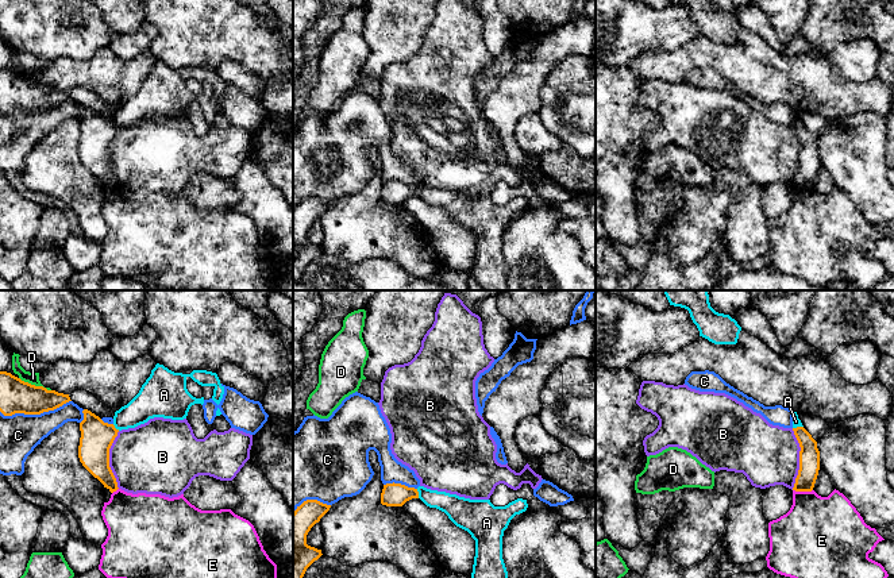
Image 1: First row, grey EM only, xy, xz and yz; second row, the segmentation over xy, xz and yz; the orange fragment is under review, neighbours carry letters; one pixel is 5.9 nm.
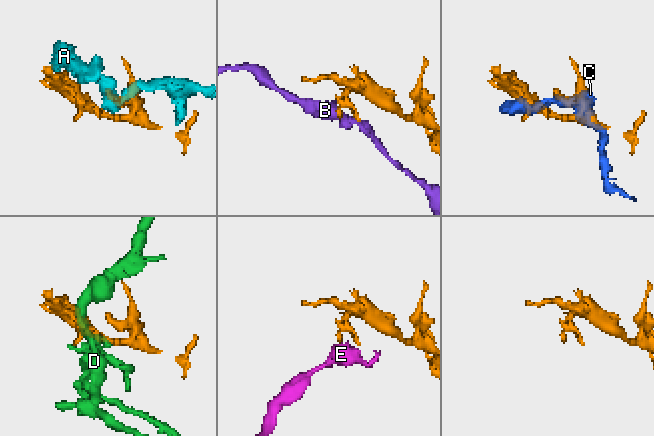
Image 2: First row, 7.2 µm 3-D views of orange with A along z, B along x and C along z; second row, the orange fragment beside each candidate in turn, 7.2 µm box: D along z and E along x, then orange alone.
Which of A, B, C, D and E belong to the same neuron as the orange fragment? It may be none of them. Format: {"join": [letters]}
{"join": []}

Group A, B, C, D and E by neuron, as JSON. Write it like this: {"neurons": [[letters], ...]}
{"neurons": [["A"], ["B"], ["C"], ["D"], ["E"]]}

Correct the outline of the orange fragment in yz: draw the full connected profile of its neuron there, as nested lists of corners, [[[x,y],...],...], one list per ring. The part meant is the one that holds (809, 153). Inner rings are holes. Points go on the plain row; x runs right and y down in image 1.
[[[804,124],[793,126],[793,128],[801,144],[799,167],[793,188],[812,189],[820,167],[817,139]]]

